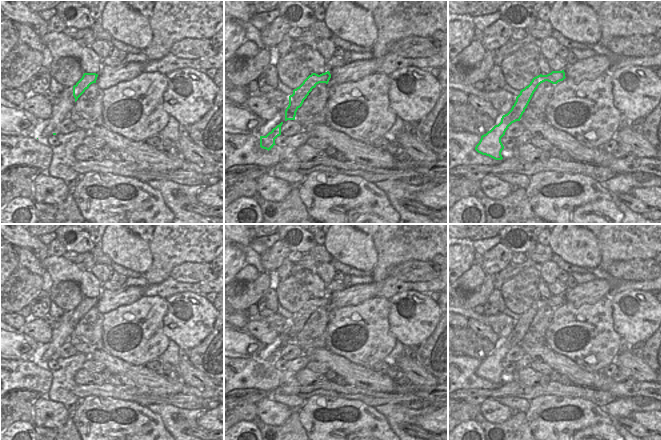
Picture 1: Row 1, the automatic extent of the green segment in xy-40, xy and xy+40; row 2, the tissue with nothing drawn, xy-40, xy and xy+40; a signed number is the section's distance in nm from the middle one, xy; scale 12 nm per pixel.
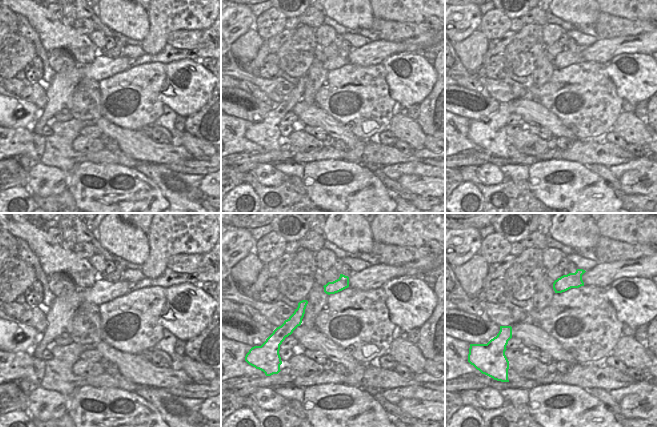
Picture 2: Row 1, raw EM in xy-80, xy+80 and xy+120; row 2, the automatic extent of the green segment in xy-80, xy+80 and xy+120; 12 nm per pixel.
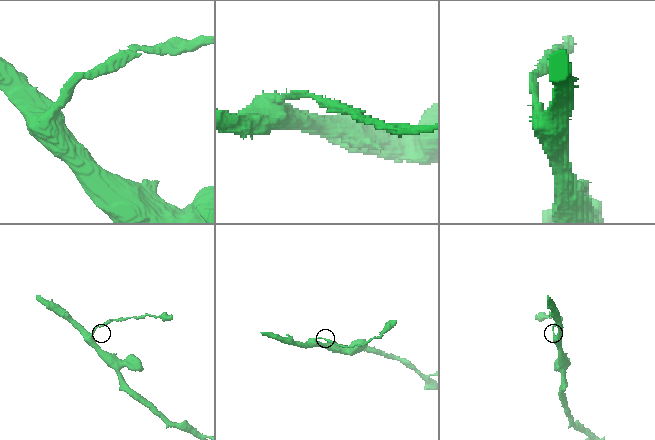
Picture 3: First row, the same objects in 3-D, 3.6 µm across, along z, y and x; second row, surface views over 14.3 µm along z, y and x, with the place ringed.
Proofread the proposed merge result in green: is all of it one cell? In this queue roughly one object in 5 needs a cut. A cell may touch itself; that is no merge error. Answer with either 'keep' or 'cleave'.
cleave

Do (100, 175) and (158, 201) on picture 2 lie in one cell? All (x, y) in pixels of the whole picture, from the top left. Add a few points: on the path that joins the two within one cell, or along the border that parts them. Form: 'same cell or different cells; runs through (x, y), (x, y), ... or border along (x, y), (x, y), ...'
same cell; runs through (114, 175), (120, 173), (144, 195)

